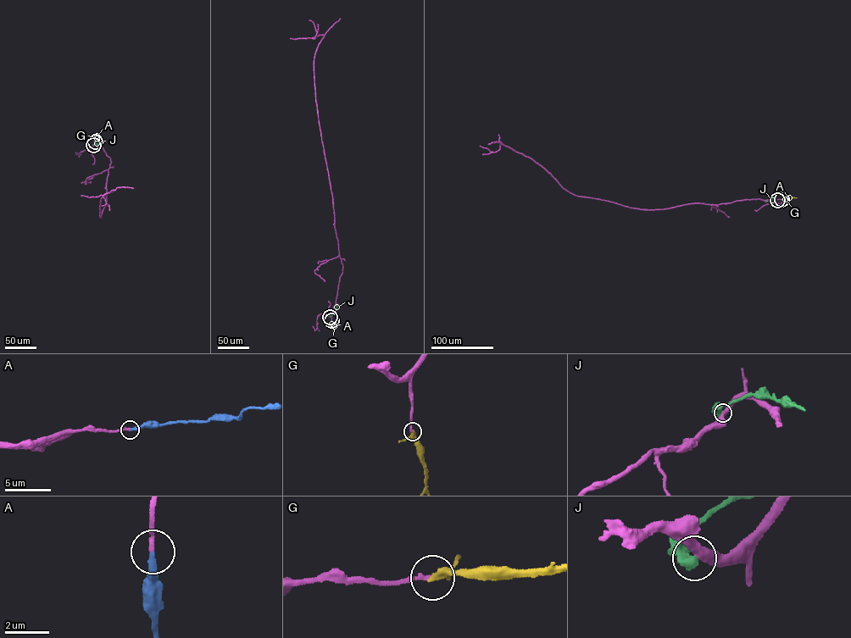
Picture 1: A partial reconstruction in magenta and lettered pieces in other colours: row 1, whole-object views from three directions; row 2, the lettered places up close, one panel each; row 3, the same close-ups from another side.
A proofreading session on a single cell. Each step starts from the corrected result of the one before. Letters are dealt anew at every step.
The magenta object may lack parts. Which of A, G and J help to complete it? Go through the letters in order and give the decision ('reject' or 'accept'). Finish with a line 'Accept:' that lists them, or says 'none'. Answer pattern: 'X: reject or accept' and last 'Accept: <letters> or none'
A: accept
G: reject
J: reject
Accept: A

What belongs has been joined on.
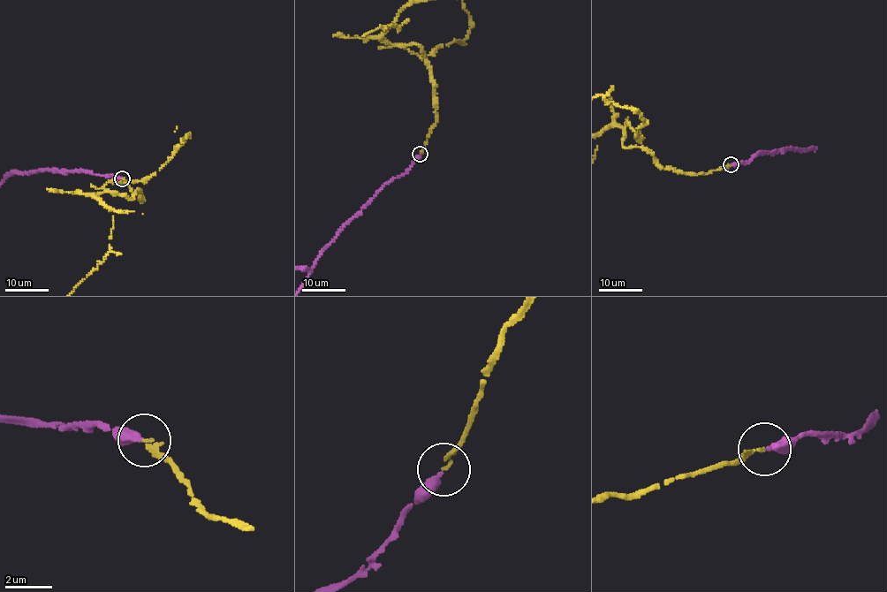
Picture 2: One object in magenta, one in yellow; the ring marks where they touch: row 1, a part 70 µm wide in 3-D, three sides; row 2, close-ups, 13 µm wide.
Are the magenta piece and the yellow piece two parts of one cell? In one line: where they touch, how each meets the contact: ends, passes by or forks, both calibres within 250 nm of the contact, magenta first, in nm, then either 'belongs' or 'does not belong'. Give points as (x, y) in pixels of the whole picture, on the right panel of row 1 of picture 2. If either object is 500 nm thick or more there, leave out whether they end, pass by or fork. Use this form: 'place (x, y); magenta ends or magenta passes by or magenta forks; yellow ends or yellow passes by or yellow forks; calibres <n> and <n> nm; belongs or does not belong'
place (731, 164); magenta ends; yellow ends; calibres 320 and 120 nm; belongs

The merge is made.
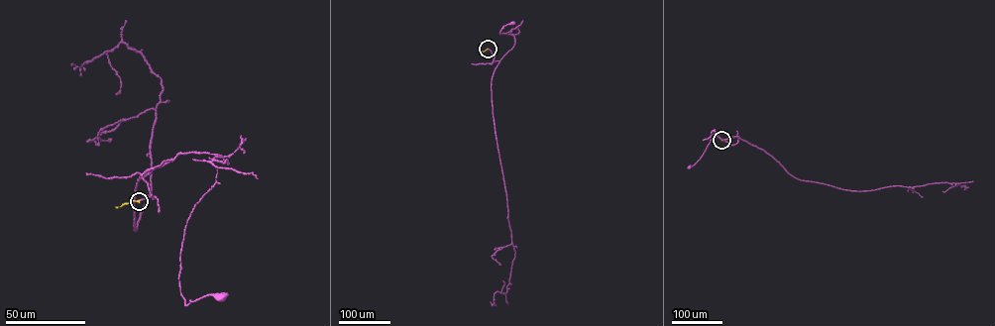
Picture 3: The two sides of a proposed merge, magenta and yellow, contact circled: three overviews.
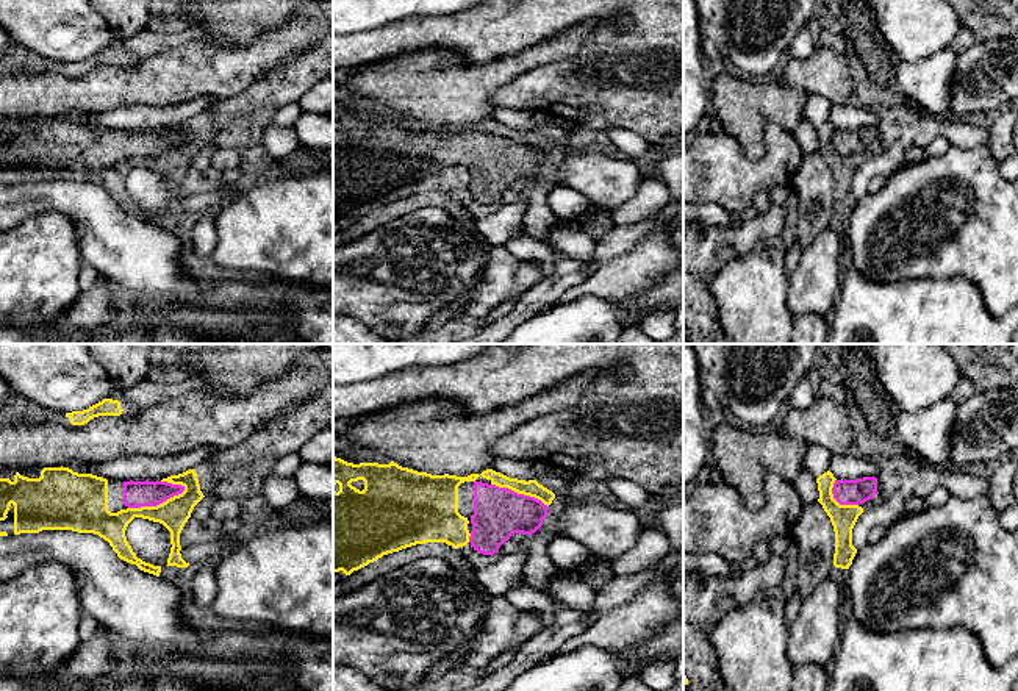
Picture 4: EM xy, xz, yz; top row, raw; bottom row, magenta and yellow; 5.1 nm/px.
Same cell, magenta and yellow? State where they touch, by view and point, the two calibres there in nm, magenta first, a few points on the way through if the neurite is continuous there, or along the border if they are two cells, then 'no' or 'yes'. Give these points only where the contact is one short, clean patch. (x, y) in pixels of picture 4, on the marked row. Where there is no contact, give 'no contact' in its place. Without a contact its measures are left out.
meets magenta in xy at (157, 504); 140 nm thick on the magenta side, 160 nm on the other; runs through xy (136, 494), (157, 504), (164, 504), (174, 513); yes

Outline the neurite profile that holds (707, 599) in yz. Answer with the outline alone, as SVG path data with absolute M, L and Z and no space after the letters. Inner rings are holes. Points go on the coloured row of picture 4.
M782 555L738 577L683 575L683 674L690 691L716 691L722 683L710 635L732 610L769 597L785 575Z

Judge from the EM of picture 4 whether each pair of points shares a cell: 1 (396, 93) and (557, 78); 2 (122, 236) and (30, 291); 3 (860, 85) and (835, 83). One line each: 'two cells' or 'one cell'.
1: two cells
2: two cells
3: two cells

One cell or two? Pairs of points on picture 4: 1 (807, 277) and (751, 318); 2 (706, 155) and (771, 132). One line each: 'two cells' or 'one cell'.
1: two cells
2: one cell

